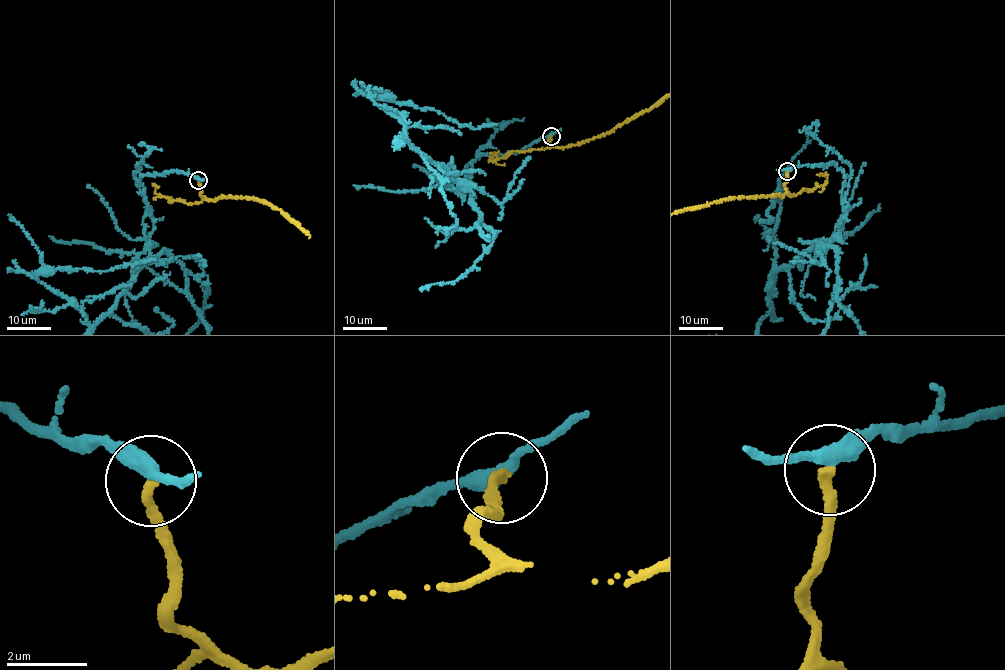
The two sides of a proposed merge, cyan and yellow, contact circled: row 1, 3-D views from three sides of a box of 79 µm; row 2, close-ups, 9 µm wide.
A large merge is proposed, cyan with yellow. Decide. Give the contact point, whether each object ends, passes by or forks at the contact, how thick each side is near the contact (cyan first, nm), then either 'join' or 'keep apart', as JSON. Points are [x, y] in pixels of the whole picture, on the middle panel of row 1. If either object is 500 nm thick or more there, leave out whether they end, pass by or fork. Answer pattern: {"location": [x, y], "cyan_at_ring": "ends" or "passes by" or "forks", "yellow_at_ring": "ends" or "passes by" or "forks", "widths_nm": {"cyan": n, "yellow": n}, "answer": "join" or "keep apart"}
{"location": [551, 136], "cyan_at_ring": "passes by", "yellow_at_ring": "ends", "widths_nm": {"cyan": 360, "yellow": 260}, "answer": "keep apart"}

